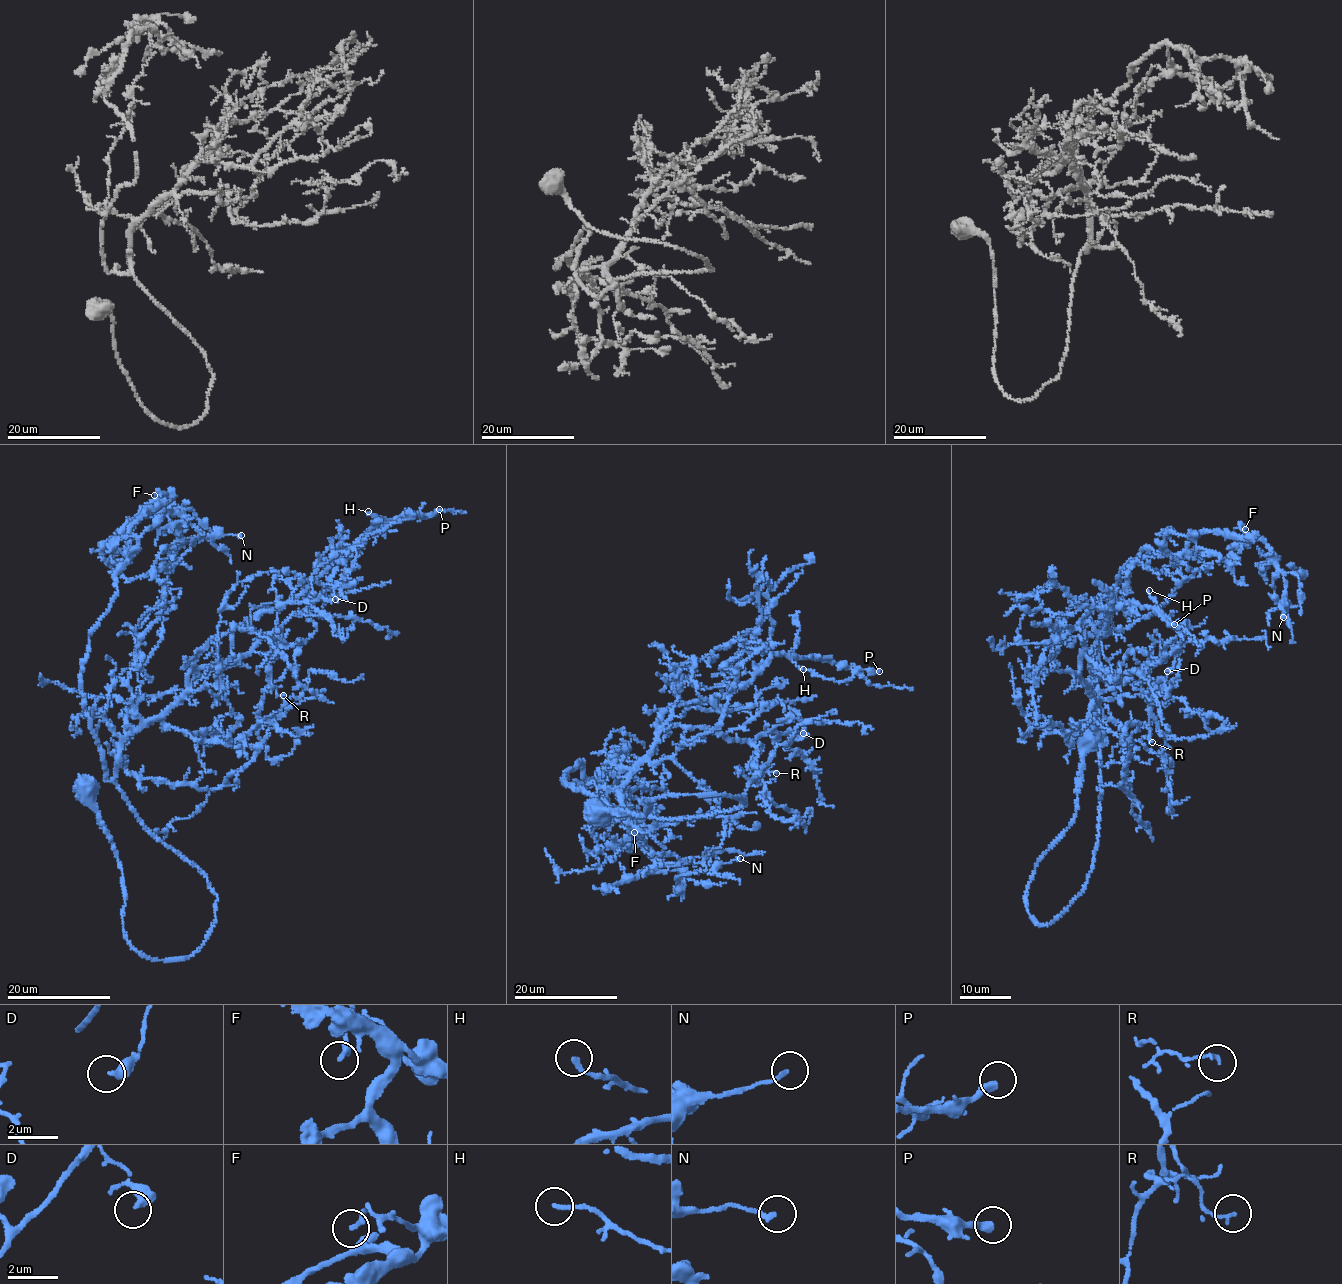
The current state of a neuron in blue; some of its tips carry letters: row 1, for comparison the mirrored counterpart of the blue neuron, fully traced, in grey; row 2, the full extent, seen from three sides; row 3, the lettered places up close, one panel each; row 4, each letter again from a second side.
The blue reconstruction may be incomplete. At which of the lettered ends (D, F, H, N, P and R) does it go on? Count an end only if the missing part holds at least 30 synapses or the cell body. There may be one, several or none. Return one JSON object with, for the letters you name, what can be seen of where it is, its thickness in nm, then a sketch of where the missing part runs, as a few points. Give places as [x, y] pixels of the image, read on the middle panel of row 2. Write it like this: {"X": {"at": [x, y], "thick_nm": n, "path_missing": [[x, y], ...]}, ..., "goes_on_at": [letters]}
{"P": {"at": [879, 671], "thick_nm": 320}, "goes_on_at": ["P"]}

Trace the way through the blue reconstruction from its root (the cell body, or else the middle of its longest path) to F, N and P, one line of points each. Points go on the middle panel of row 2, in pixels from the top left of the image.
F: (596, 812), (746, 799), (620, 818), (564, 773), (583, 762), (600, 803), (650, 831), (634, 832)
N: (596, 812), (744, 798), (709, 816), (620, 818), (563, 777), (583, 762), (664, 865), (740, 858)
P: (596, 812), (745, 805), (659, 819), (617, 792), (663, 713), (730, 695), (774, 654), (879, 671)

